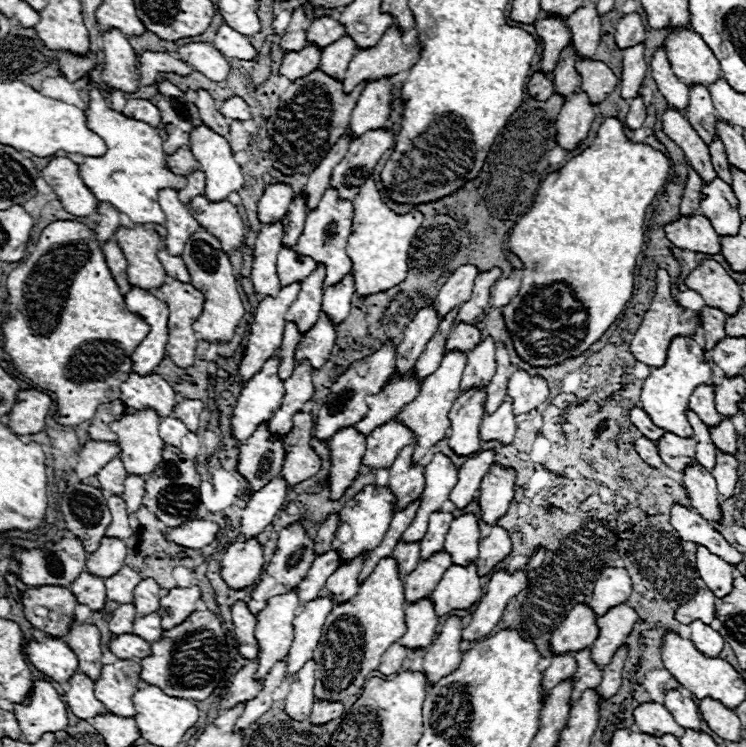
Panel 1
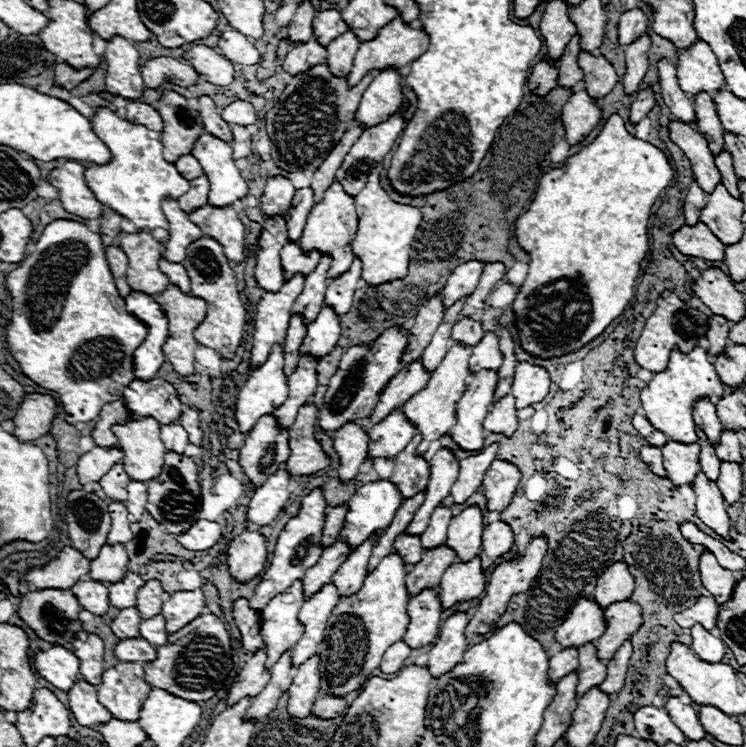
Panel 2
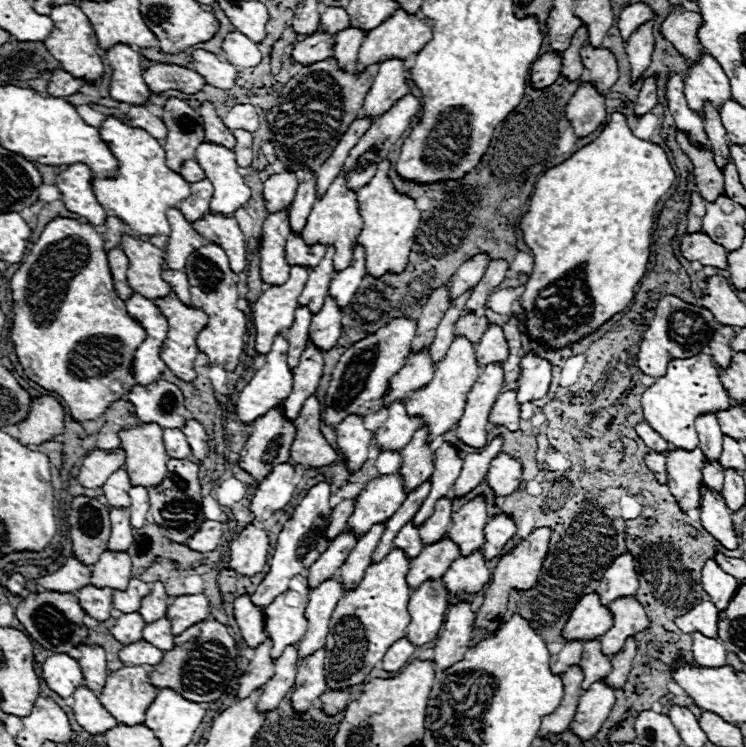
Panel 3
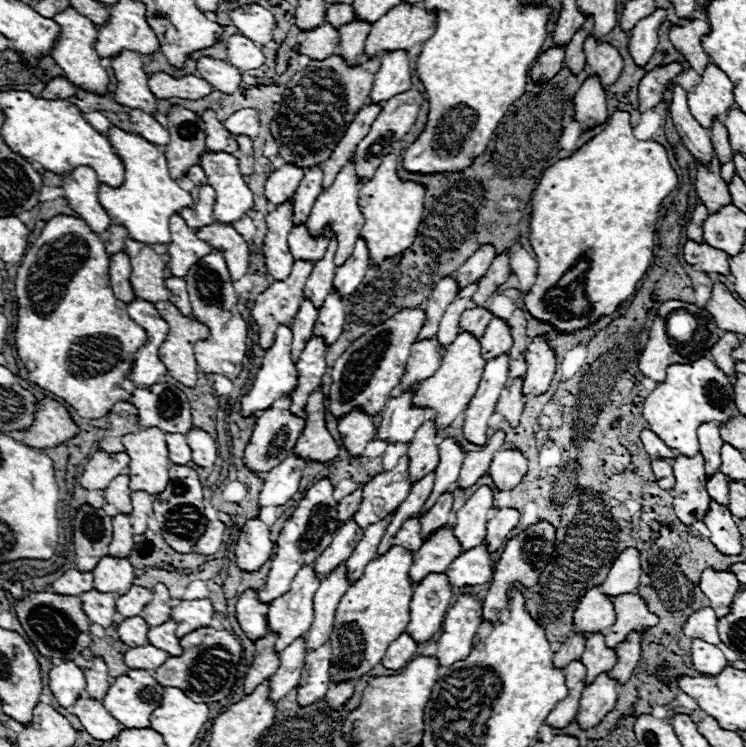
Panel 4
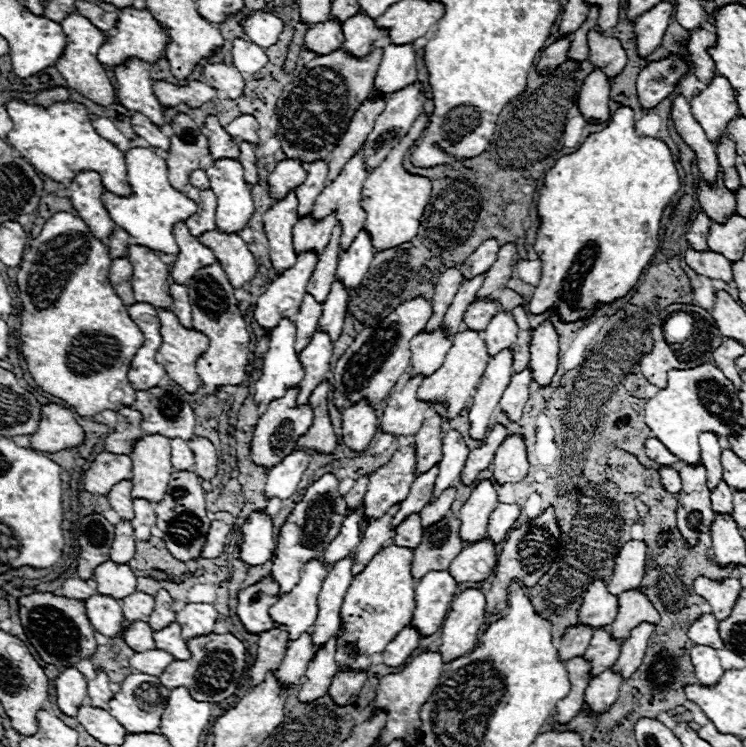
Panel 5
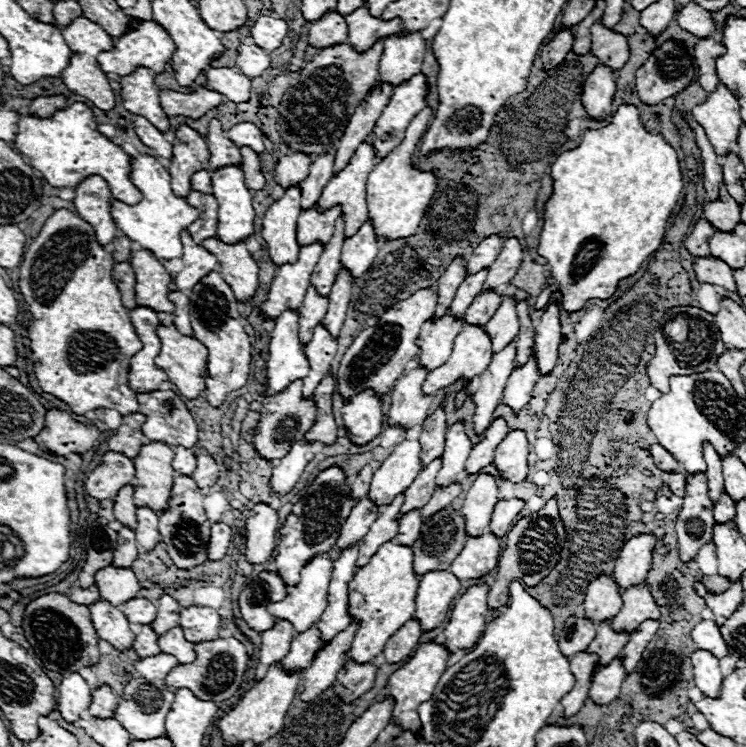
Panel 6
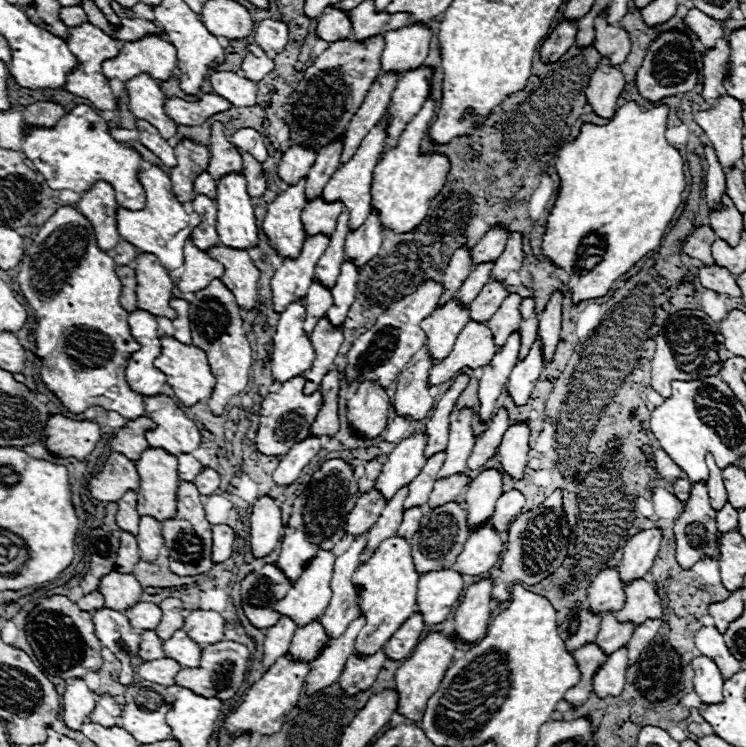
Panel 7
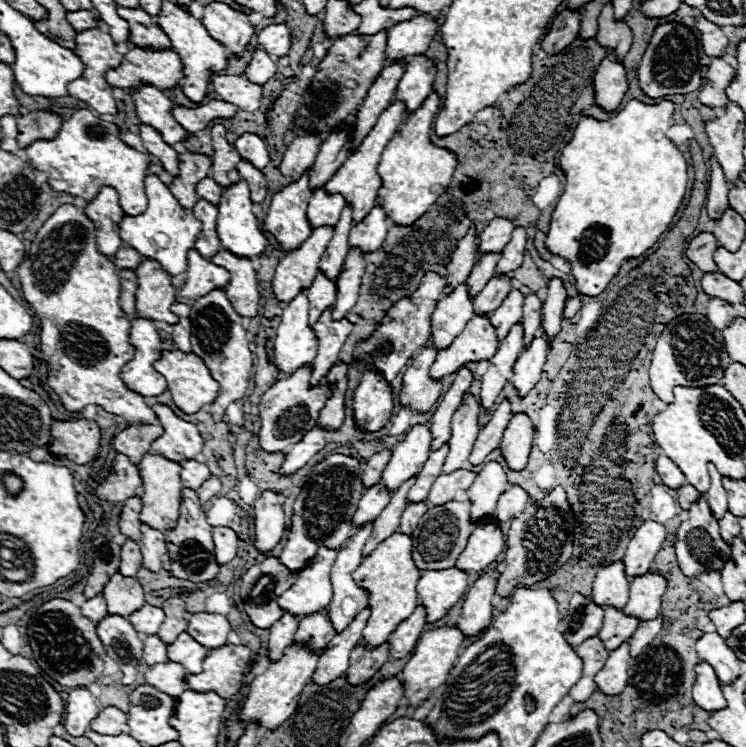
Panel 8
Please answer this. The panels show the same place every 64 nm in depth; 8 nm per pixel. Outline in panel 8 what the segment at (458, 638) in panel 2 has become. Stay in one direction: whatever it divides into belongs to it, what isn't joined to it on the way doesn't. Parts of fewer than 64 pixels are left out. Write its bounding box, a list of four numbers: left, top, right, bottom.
[458,572,498,636]

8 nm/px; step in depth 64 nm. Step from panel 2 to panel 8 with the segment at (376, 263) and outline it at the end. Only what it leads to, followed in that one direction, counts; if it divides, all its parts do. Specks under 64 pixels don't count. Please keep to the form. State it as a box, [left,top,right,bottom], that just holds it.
[376,90,456,226]

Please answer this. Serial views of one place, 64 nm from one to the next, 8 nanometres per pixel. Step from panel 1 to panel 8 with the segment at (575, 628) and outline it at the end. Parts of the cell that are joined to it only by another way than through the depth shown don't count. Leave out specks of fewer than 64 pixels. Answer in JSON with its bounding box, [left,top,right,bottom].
[592,562,630,610]

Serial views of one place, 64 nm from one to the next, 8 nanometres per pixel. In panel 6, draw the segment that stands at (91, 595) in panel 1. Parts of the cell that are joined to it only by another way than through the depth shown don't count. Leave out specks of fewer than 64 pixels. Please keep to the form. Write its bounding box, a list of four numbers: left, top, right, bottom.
[88,600,134,648]

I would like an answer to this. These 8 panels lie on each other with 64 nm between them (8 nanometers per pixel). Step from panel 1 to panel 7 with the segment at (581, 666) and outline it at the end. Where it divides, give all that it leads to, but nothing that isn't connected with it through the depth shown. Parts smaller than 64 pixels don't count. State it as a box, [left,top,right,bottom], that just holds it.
[596,614,634,656]

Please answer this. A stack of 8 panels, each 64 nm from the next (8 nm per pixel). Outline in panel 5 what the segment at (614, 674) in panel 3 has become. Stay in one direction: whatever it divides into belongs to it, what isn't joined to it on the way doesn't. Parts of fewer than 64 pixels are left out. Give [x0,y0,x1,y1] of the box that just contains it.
[614,622,654,680]

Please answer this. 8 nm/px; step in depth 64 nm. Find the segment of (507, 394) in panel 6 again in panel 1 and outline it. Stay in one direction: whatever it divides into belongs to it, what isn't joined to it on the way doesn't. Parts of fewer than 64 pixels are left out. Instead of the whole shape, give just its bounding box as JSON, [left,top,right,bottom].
[480,400,516,444]

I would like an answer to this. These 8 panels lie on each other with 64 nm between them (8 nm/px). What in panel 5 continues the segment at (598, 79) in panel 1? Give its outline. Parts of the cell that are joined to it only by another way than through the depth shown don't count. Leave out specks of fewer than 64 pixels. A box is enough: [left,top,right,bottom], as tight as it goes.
[588,30,626,78]

